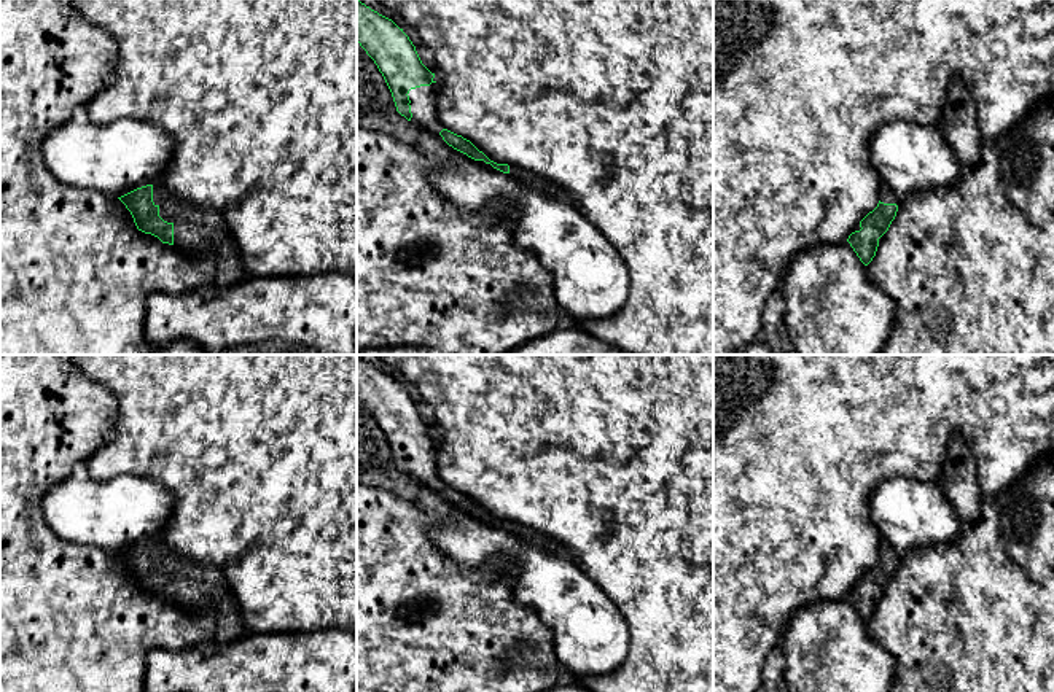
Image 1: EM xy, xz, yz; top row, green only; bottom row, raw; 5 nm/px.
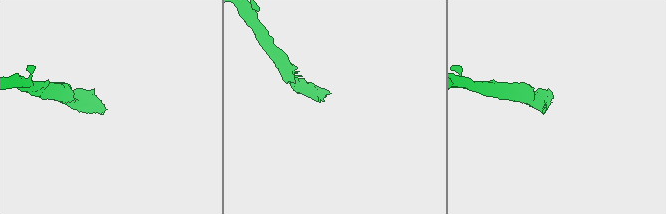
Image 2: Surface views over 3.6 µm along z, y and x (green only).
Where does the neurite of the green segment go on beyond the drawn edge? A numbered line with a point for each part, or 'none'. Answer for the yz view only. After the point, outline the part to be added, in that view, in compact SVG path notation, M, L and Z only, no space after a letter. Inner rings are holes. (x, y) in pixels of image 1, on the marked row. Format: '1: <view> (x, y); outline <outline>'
1: yz (887, 196); outline M882 185L880 188L880 202L900 205L900 199L893 194L893 191L887 185Z

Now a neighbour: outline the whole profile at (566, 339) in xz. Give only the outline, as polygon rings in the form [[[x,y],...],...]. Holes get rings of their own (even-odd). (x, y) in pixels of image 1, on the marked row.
[[[562,323],[551,334],[530,340],[505,355],[632,355],[605,344],[573,325]]]

